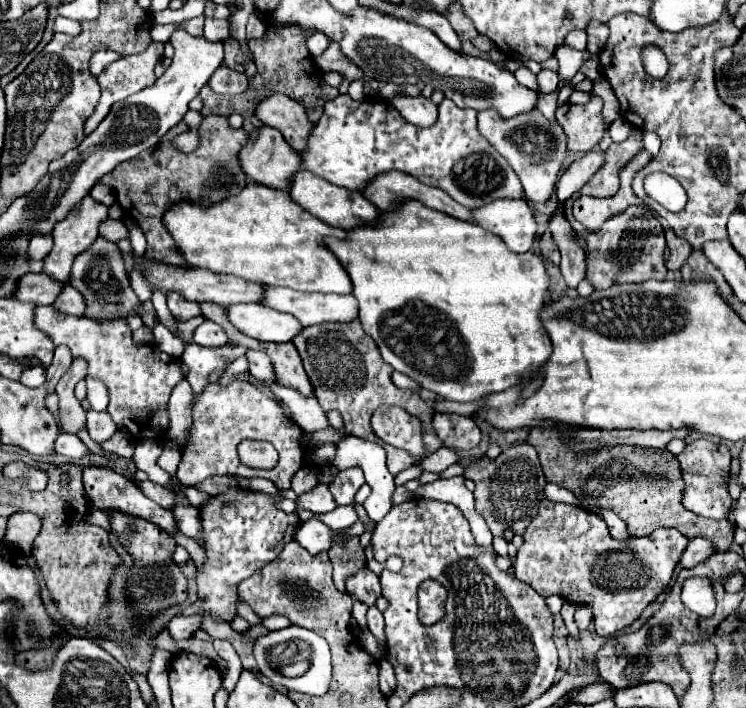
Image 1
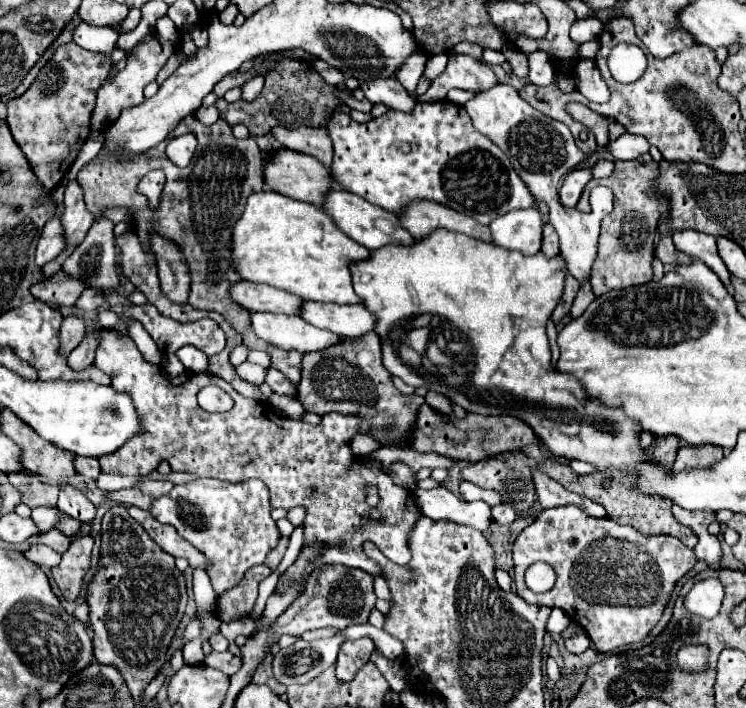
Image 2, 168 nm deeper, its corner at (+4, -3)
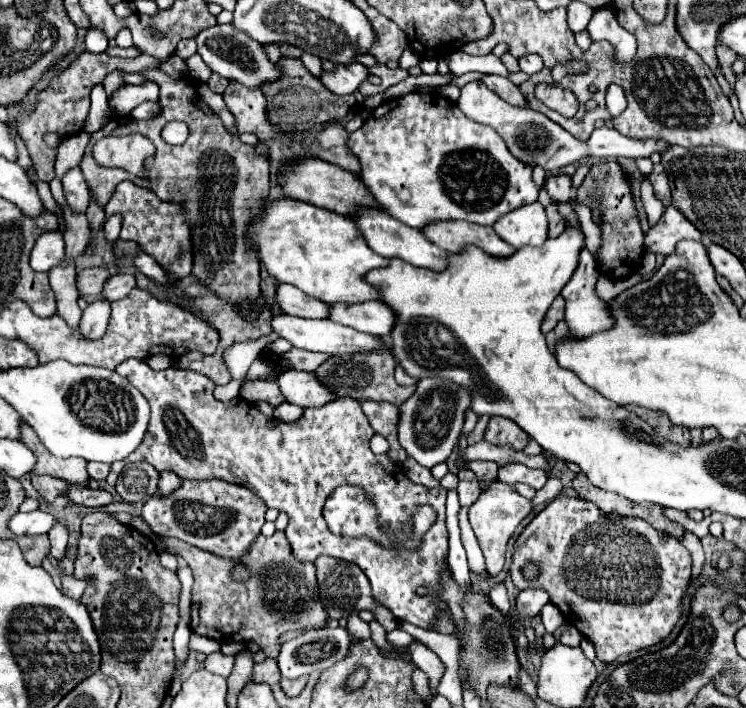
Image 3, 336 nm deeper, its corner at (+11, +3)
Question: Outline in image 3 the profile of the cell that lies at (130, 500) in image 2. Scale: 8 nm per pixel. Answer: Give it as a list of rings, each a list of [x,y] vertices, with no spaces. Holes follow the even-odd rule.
[[[74,485],[66,493],[68,493],[68,497],[74,503],[86,505],[86,507],[104,507],[104,505],[114,501],[114,497],[108,491],[104,491],[104,489],[90,489],[90,487],[82,487],[82,485]]]

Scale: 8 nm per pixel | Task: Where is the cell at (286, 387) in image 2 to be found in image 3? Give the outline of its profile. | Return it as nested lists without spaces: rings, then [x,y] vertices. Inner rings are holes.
[[[286,369],[276,377],[276,383],[284,399],[300,407],[320,407],[328,401],[334,401],[334,393],[330,393],[322,383],[318,383],[314,373]]]

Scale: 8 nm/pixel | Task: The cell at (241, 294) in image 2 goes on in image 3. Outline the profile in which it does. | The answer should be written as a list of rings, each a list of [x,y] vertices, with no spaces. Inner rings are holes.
[[[288,283],[276,285],[274,301],[288,315],[306,317],[306,319],[324,319],[324,317],[328,317],[328,305],[326,303],[322,303],[314,297],[308,297],[298,287],[292,287]]]

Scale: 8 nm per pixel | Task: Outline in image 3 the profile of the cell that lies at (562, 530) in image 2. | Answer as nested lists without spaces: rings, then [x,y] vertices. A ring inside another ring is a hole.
[[[556,497],[518,535],[510,577],[518,589],[528,589],[530,585],[542,587],[550,595],[550,601],[560,609],[564,619],[594,643],[596,657],[602,663],[612,663],[624,653],[656,645],[668,637],[680,615],[678,603],[684,589],[688,587],[690,567],[690,551],[674,537],[650,527],[646,521],[604,515],[594,503],[584,499]],[[528,561],[538,563],[542,569],[540,577],[532,583],[526,581],[520,573]]]

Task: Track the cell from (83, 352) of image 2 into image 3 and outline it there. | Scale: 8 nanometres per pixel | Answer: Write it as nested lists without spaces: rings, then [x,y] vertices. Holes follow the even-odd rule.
[[[96,301],[90,303],[80,319],[80,333],[88,339],[100,339],[106,333],[106,325],[110,319],[110,303],[108,301]]]

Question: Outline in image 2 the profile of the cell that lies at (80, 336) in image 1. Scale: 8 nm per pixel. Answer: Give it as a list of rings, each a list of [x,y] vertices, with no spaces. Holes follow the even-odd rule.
[[[107,329],[101,333],[103,333],[103,341],[101,341],[99,351],[95,355],[95,365],[101,371],[105,371],[107,375],[111,375],[111,385],[117,391],[127,391],[133,397],[135,407],[139,411],[139,417],[143,419],[143,431],[131,443],[127,443],[127,447],[121,447],[119,451],[115,451],[115,455],[105,455],[99,459],[103,473],[147,475],[153,469],[157,469],[157,465],[161,461],[167,461],[173,471],[193,473],[197,477],[215,477],[215,479],[225,479],[225,481],[235,481],[235,483],[247,481],[253,477],[261,479],[269,487],[273,509],[277,509],[277,507],[283,507],[283,509],[305,507],[307,509],[305,521],[303,521],[305,545],[317,543],[319,555],[305,567],[305,573],[303,573],[299,585],[293,585],[287,579],[279,579],[279,585],[277,585],[275,593],[269,597],[265,611],[263,611],[263,617],[261,617],[259,625],[255,627],[255,633],[271,629],[271,625],[277,621],[277,617],[303,595],[311,571],[319,569],[321,565],[341,563],[347,567],[363,569],[369,575],[385,577],[383,569],[365,555],[365,551],[361,549],[363,539],[359,539],[359,519],[367,519],[367,507],[369,507],[365,501],[365,497],[367,497],[365,487],[377,485],[377,491],[379,491],[379,479],[391,479],[389,473],[385,473],[381,469],[361,465],[359,457],[351,451],[351,439],[355,435],[359,435],[359,433],[369,435],[371,433],[369,421],[365,421],[363,417],[341,415],[341,413],[327,413],[319,425],[307,425],[303,421],[283,419],[283,417],[275,415],[275,411],[267,403],[259,403],[259,401],[253,401],[253,399],[239,395],[227,381],[223,381],[215,375],[183,373],[179,377],[173,377],[173,381],[171,381],[163,367],[151,365],[141,357],[139,349],[135,347],[135,343],[129,337],[119,337],[117,331],[113,331],[113,329]],[[205,385],[217,385],[221,389],[225,389],[225,393],[229,393],[231,399],[235,401],[233,411],[227,411],[227,413],[203,411],[197,405],[197,393]]]

